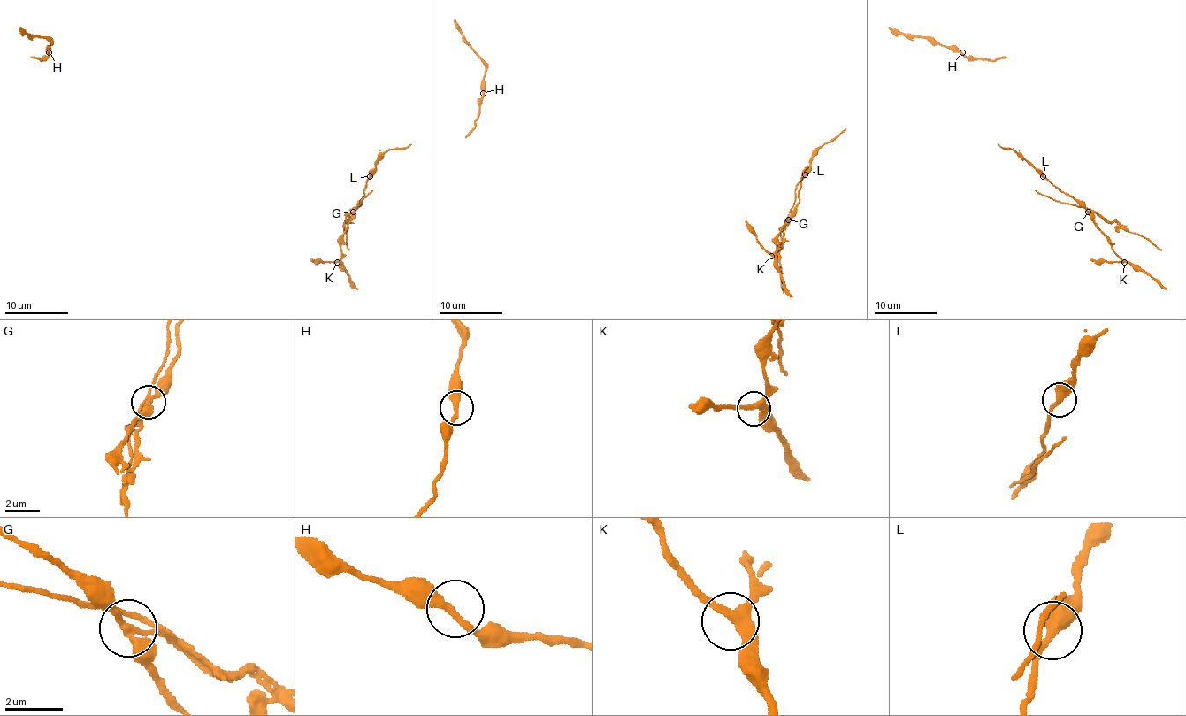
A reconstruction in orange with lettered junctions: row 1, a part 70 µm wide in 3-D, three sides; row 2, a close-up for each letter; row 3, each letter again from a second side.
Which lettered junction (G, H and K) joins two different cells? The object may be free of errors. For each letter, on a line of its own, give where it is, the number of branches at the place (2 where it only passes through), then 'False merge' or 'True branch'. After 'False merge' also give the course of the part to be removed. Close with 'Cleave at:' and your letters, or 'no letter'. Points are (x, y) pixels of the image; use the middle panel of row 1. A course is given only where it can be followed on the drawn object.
G: Place: (788, 219). Branches: 3. False merge. Course of the part to remove: (787, 219), (799, 203), (800, 180), (809, 160), (824, 144), (833, 141), (846, 128)
H: Place: (483, 93). Branches: 2. True branch
K: Place: (771, 256). Branches: 3. True branch
Cleave at: G

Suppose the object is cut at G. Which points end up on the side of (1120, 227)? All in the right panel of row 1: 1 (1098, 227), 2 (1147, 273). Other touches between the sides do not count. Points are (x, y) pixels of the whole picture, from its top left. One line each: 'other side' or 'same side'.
1: other side
2: other side

